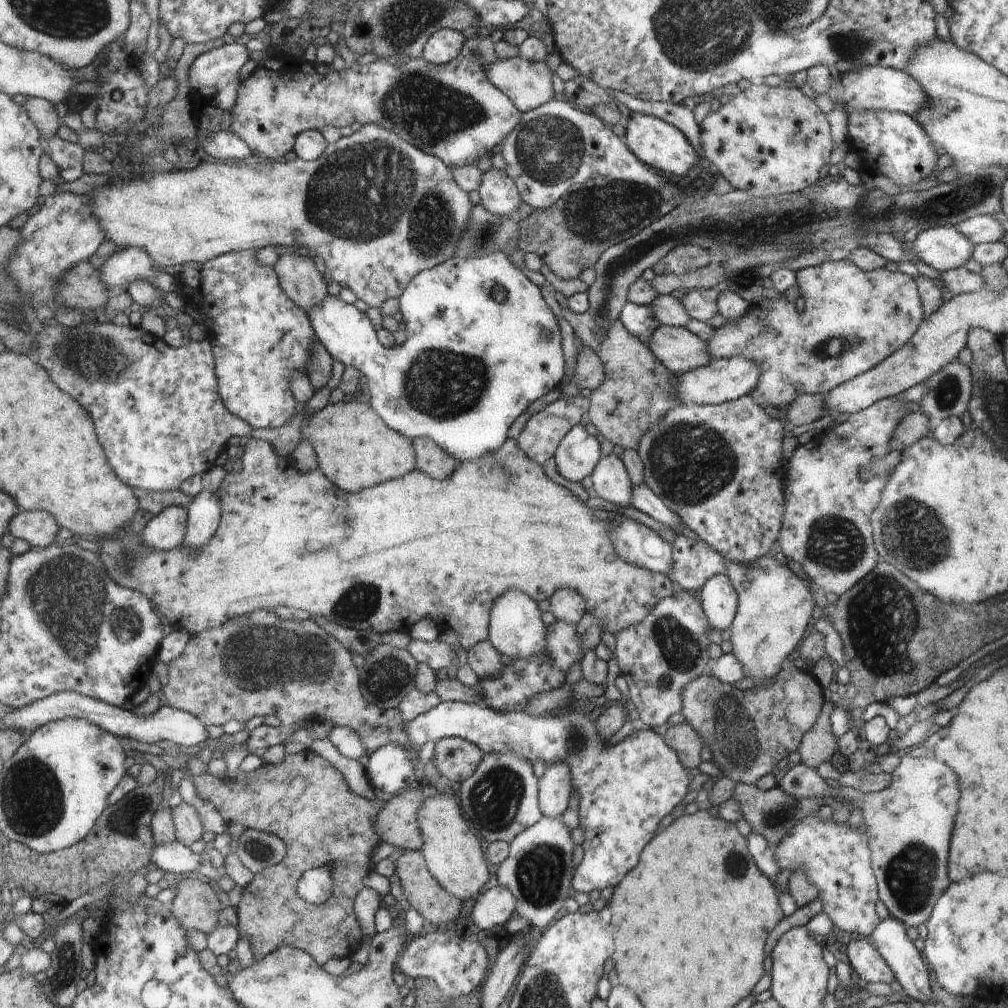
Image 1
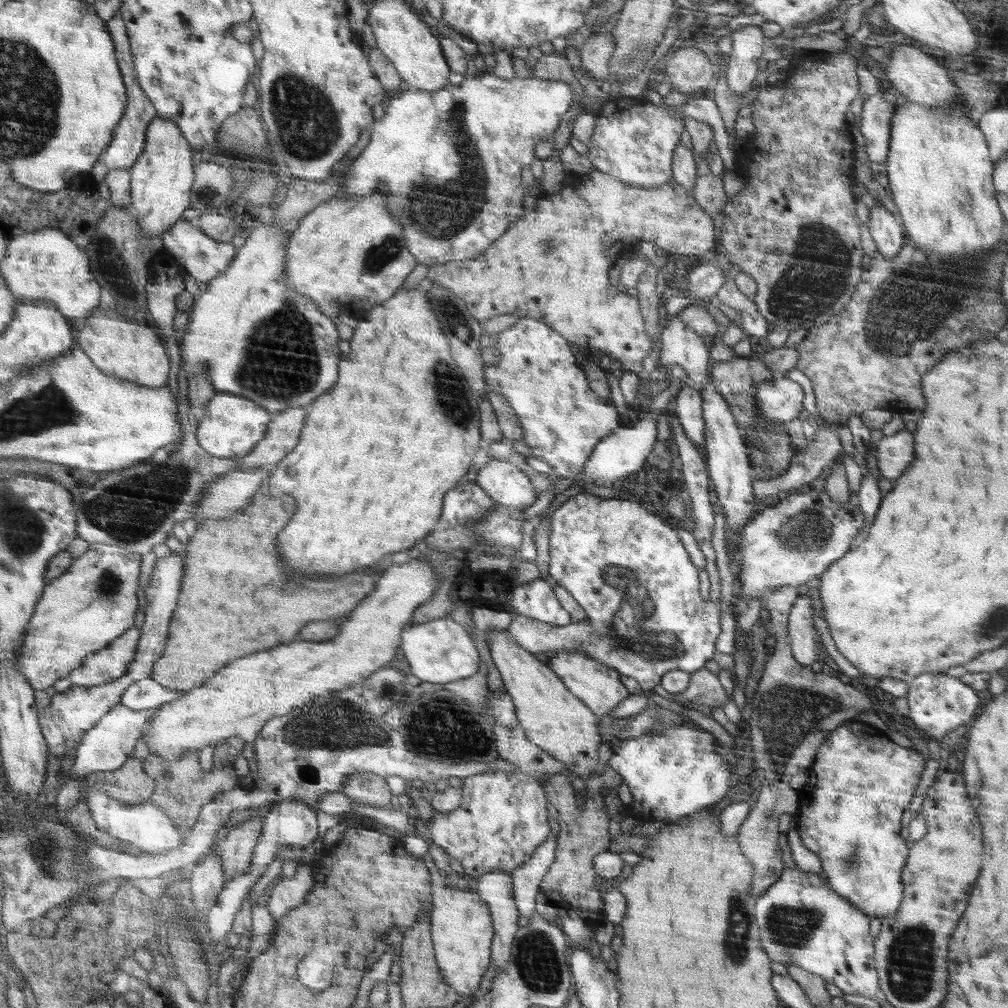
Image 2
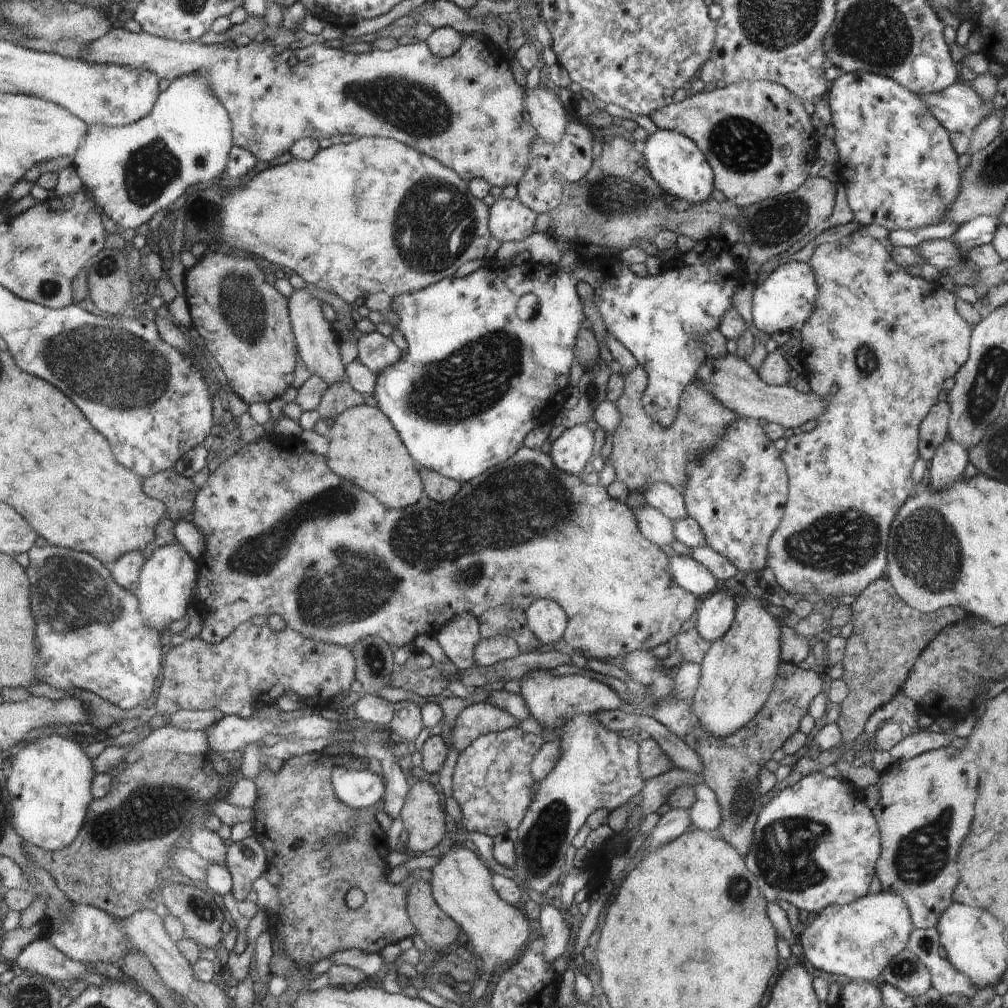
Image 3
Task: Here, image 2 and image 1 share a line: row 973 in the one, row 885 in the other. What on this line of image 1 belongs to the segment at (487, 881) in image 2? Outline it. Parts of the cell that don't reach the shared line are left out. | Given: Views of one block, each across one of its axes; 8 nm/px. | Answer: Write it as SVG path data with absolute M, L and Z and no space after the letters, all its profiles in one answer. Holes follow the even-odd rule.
M495 885L477 899L471 918L481 929L488 925L502 926L515 914L514 896L509 890Z

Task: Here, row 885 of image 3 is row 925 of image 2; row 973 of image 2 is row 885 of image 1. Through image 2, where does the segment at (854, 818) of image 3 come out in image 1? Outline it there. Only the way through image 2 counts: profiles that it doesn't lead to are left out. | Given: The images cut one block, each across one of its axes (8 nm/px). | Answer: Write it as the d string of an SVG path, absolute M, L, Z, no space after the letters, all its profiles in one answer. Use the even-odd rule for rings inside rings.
M812 814L810 818L807 816L802 818L802 822L798 822L798 826L794 826L794 830L790 830L786 840L775 846L776 864L782 870L788 870L791 873L796 870L806 870L808 880L814 882L814 886L818 888L817 897L822 900L821 912L832 920L836 931L872 935L879 925L878 916L874 912L878 894L876 894L876 880L874 880L874 872L871 867L868 835L863 830L850 828L848 823L836 823L833 819L822 822L820 817L818 814Z

